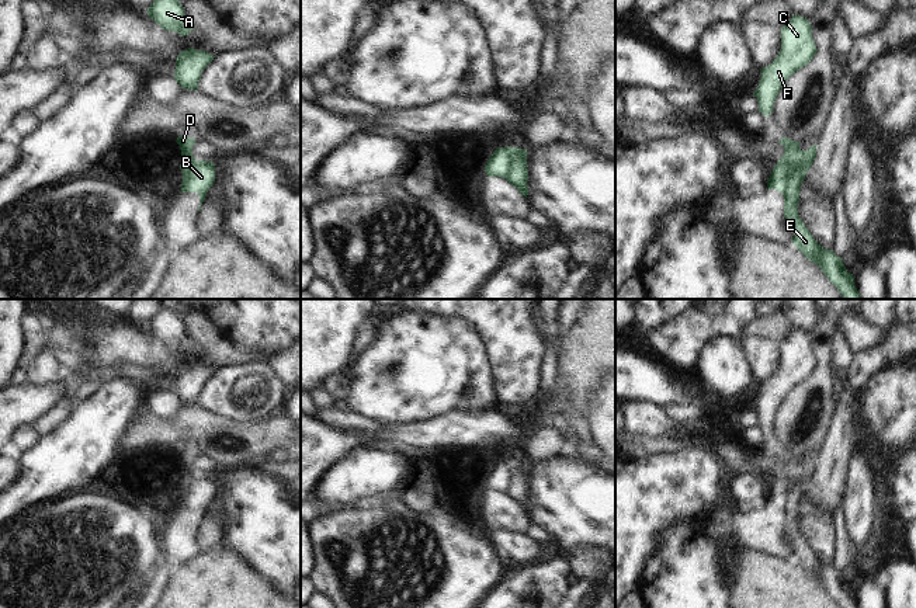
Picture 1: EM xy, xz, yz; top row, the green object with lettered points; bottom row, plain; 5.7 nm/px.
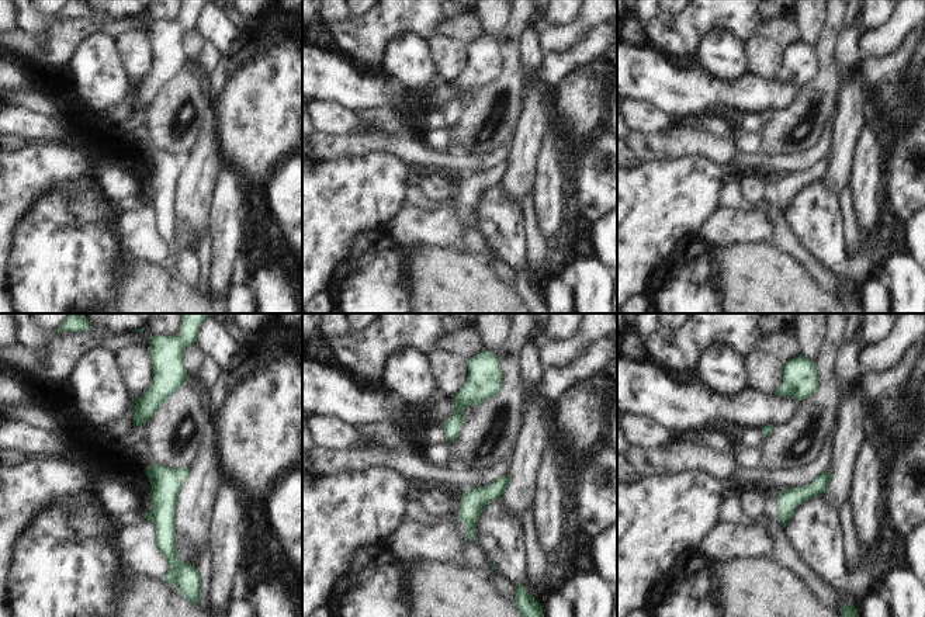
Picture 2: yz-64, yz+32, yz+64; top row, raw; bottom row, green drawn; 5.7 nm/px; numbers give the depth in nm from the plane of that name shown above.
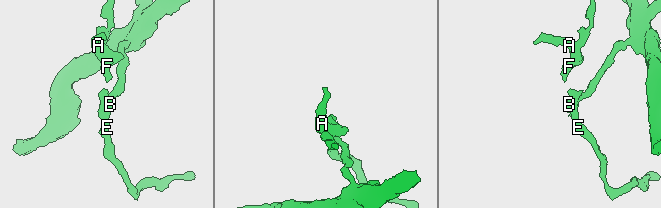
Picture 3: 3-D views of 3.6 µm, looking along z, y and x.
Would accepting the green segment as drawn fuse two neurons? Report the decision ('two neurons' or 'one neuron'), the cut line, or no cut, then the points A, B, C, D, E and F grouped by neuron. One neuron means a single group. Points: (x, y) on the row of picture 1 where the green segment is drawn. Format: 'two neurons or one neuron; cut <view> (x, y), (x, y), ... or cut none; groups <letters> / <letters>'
two neurons; cut yz (779, 160), (784, 162), (790, 169), (787, 209), (784, 212); groups A C D E F / B

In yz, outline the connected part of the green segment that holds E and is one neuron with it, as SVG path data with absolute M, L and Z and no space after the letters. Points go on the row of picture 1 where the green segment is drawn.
M788 138L778 140L785 152L778 160L791 168L791 177L787 185L787 211L784 218L792 223L794 237L792 244L811 261L815 263L827 279L837 288L843 299L860 299L860 293L854 285L854 275L850 274L843 258L837 257L833 250L823 249L806 229L805 223L798 215L799 190L806 171L799 168L799 164L806 153L815 152L818 145L811 146L808 150L799 149L799 142Z

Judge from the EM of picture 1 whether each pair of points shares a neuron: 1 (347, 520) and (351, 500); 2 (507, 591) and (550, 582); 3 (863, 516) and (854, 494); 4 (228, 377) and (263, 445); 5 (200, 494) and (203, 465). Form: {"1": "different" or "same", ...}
{"1": "different", "2": "same", "3": "same", "4": "different", "5": "different"}

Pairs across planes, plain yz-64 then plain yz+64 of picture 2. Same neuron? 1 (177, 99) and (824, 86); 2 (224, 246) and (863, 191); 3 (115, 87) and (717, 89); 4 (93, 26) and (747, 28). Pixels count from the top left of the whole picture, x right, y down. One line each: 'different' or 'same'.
1: same
2: same
3: different
4: same

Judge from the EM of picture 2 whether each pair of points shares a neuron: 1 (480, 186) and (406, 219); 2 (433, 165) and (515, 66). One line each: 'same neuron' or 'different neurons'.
1: same neuron
2: different neurons

